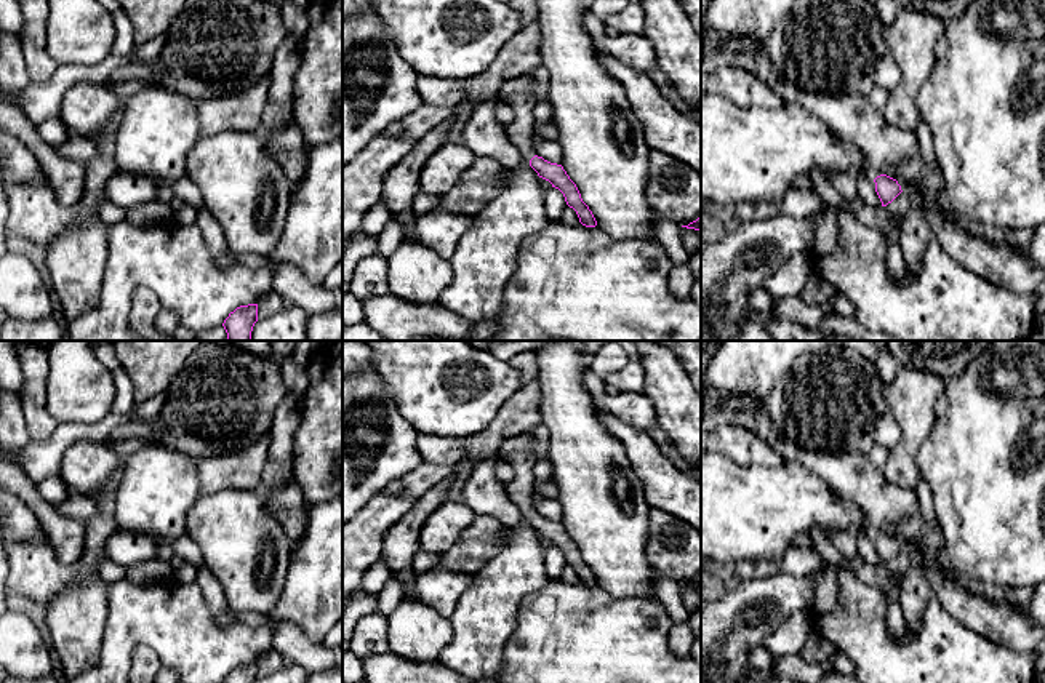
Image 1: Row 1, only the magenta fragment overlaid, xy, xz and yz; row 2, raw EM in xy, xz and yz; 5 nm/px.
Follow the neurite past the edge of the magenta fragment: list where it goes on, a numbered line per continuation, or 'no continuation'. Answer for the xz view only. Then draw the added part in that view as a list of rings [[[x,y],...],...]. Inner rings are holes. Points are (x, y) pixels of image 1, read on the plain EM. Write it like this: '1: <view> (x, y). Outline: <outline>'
1: xz (517, 451). Outline: [[[531,430],[504,441],[498,456],[514,469],[514,478],[506,485],[507,496],[522,510],[525,518],[531,518],[536,513],[533,485],[535,464],[538,461],[531,453]]]

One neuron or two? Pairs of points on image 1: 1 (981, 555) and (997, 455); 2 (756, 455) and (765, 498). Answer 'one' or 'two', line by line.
1: one
2: two

